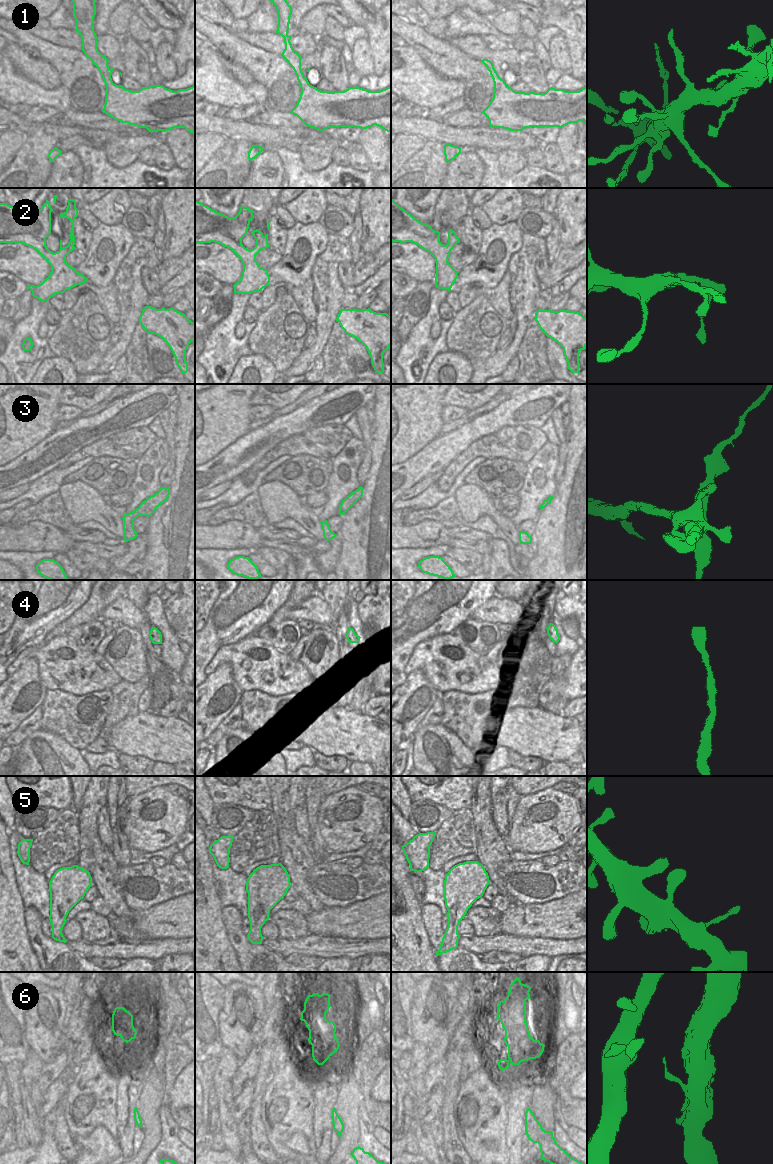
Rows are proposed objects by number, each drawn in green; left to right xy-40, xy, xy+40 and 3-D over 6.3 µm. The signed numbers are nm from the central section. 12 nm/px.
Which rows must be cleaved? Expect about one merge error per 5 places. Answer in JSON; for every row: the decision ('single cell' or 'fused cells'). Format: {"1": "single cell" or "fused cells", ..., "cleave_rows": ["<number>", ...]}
{"1": "single cell", "2": "single cell", "3": "fused cells", "4": "single cell", "5": "single cell", "6": "single cell", "cleave_rows": ["3"]}

